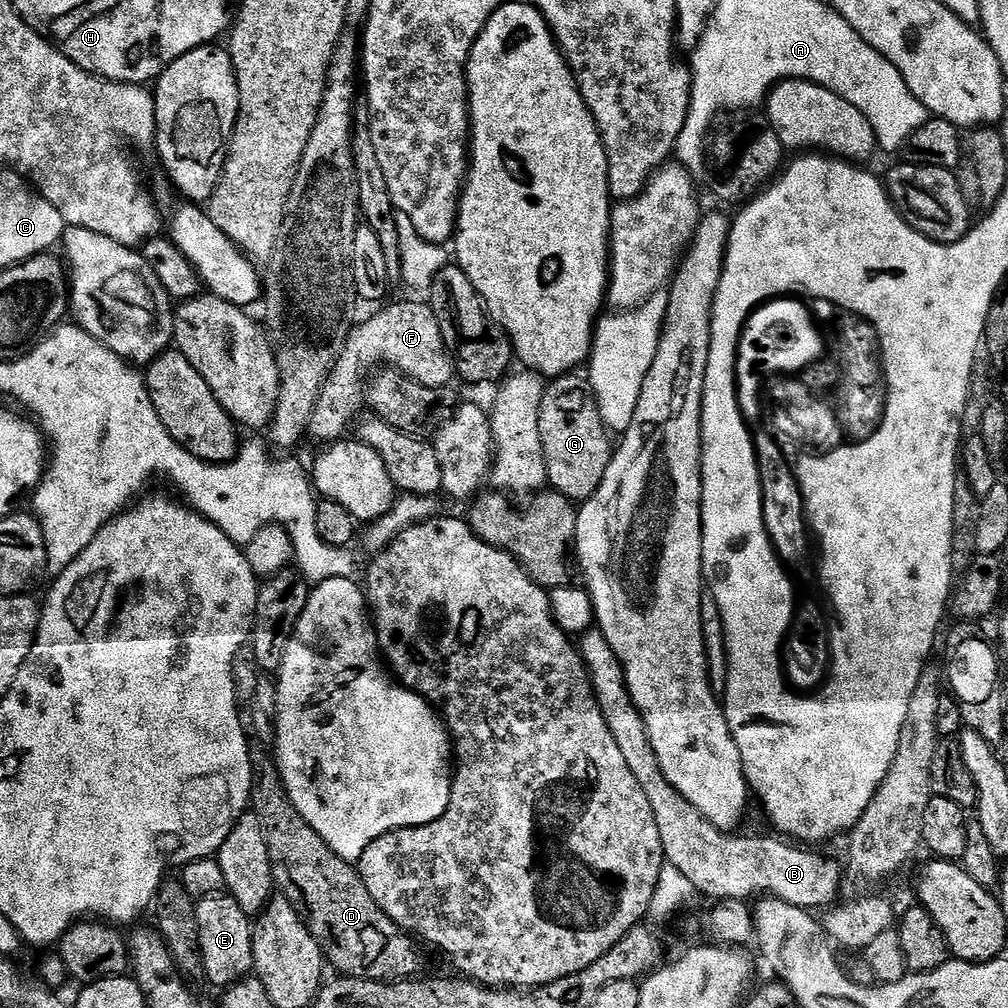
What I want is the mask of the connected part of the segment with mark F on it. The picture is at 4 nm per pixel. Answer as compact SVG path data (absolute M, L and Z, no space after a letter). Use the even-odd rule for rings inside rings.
M404 300L401 304L392 304L389 308L374 313L369 320L359 324L360 321L349 331L344 349L340 351L336 364L324 381L324 397L316 405L314 413L314 432L316 428L320 436L337 435L336 419L344 412L344 400L340 396L348 396L348 412L353 418L361 415L360 404L362 408L366 400L366 381L370 373L381 366L394 366L397 372L404 373L408 379L416 380L427 388L444 390L454 380L452 360L442 342L438 318L434 318L427 303L415 304L412 300Z

